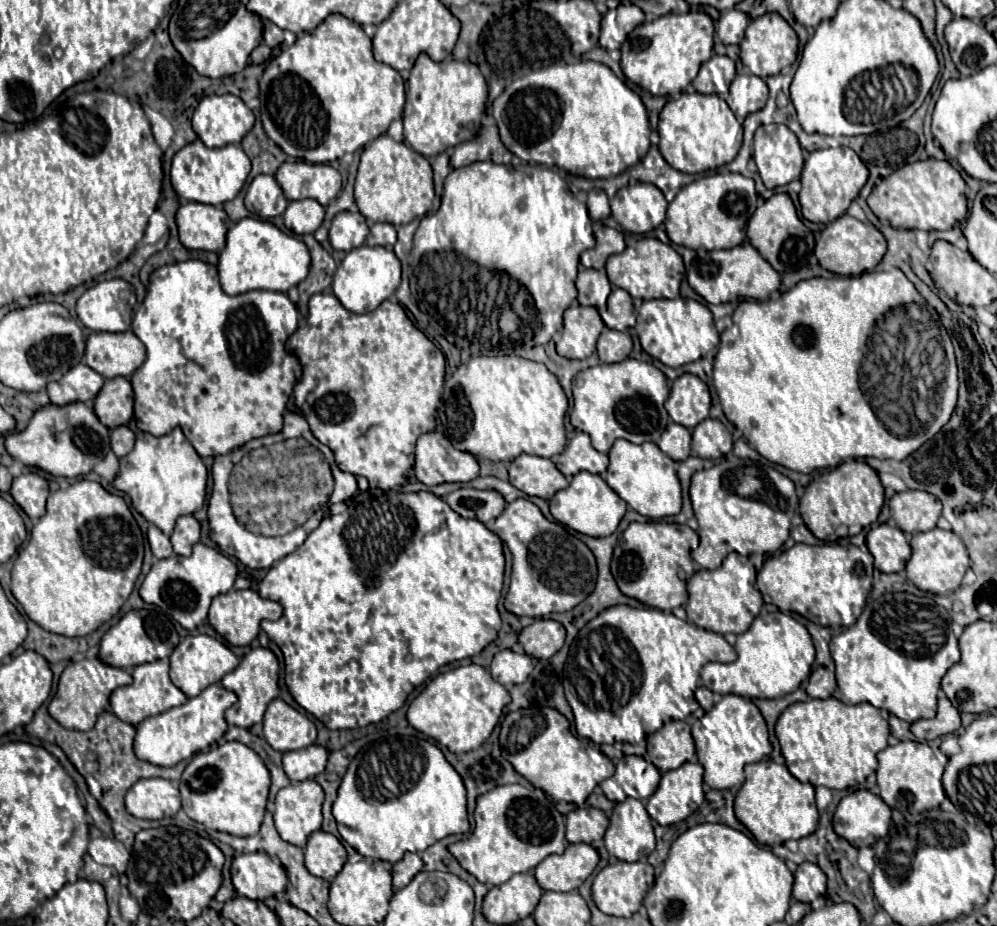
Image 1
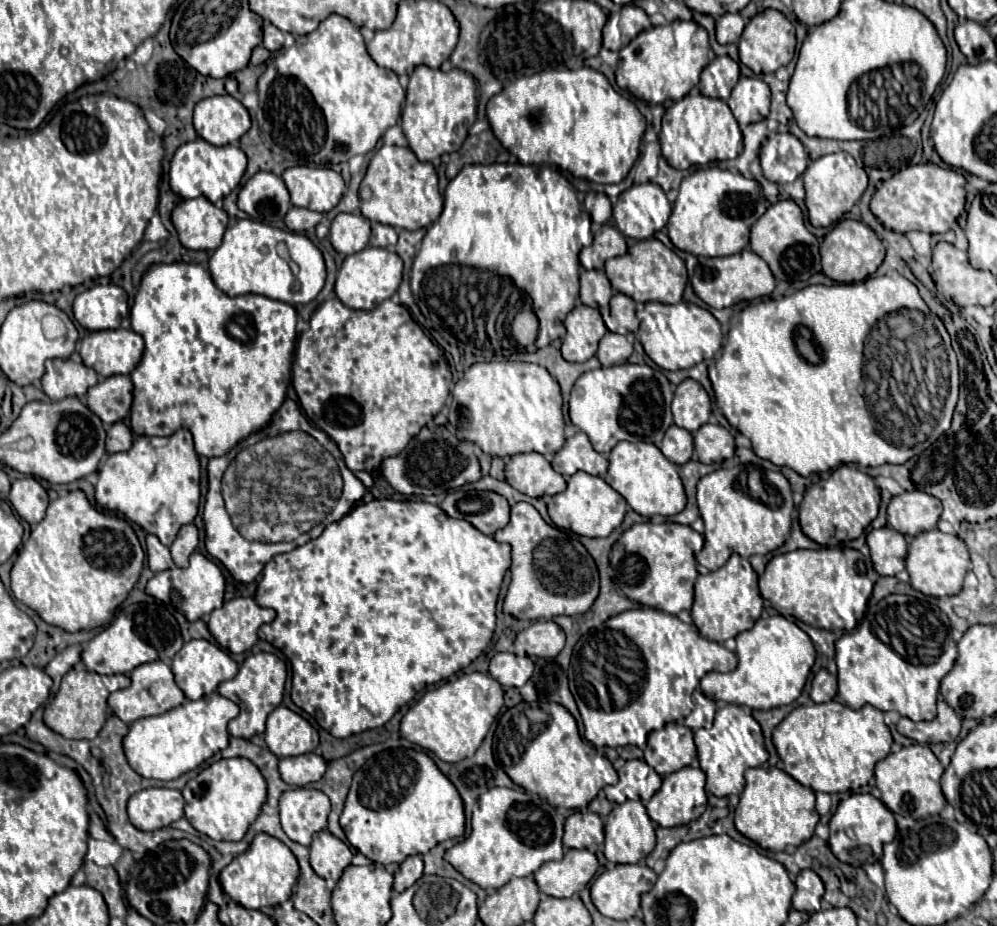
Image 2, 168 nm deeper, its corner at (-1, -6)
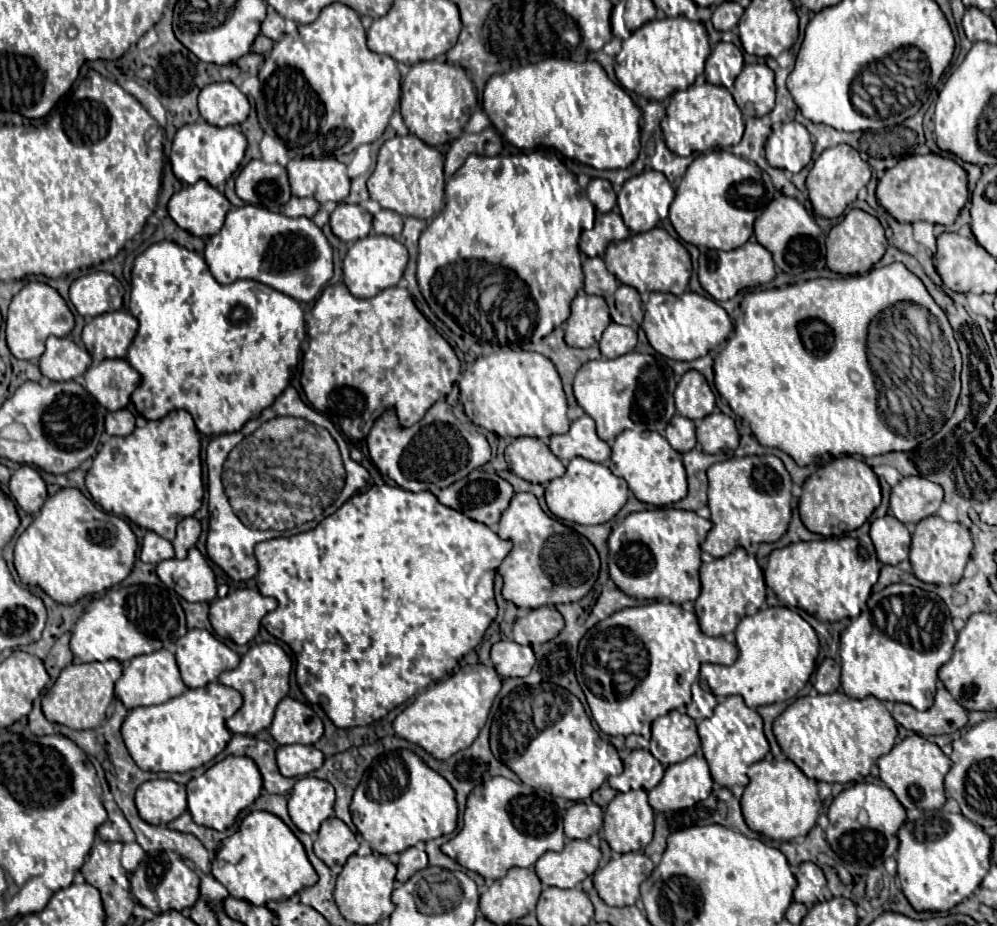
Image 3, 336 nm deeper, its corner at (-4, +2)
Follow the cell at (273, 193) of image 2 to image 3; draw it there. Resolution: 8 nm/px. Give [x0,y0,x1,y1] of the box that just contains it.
[236,160,292,212]

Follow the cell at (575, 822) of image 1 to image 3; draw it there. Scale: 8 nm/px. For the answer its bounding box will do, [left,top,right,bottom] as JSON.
[564,802,602,840]

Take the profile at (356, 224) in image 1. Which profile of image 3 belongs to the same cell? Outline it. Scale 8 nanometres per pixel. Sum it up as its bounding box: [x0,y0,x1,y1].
[330,204,372,242]

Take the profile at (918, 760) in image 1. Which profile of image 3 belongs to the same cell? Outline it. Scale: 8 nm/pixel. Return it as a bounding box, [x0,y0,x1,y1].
[877,726,950,810]

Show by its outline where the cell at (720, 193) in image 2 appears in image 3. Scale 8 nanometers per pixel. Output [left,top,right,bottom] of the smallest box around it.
[670,149,774,250]

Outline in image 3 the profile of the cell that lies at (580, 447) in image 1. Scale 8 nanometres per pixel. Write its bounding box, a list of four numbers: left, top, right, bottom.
[548,416,610,462]

